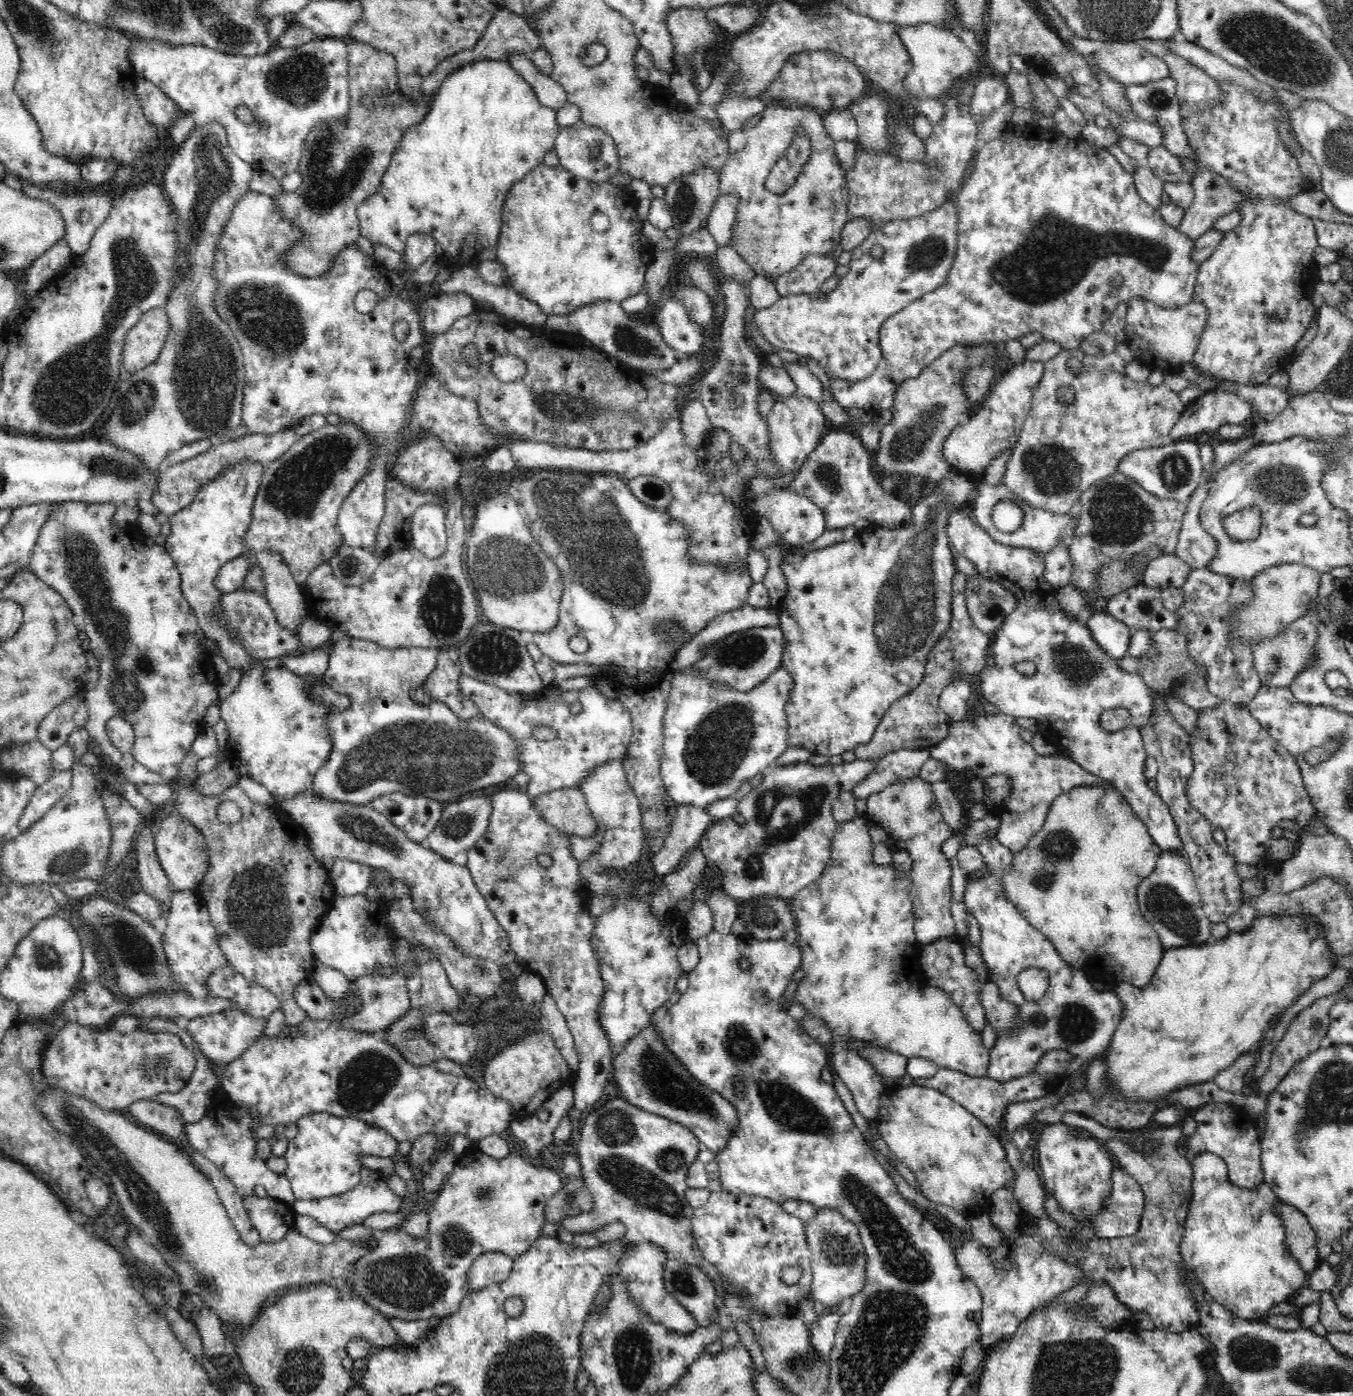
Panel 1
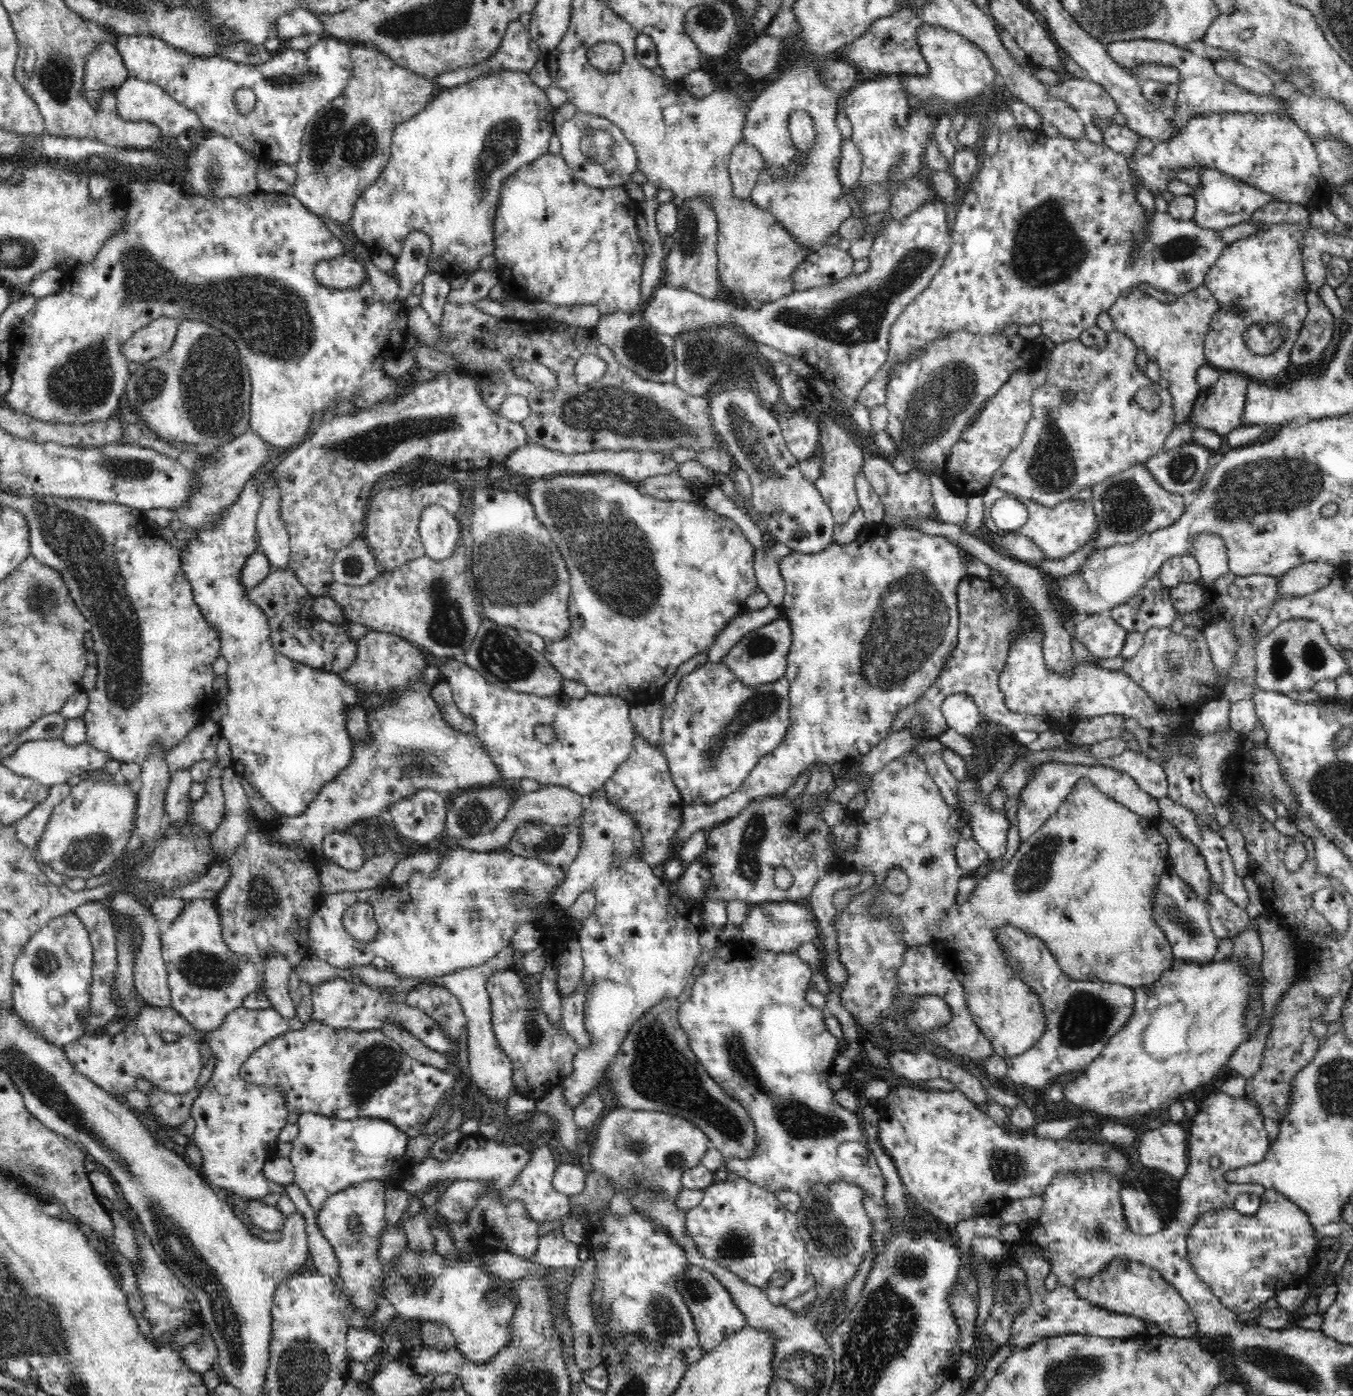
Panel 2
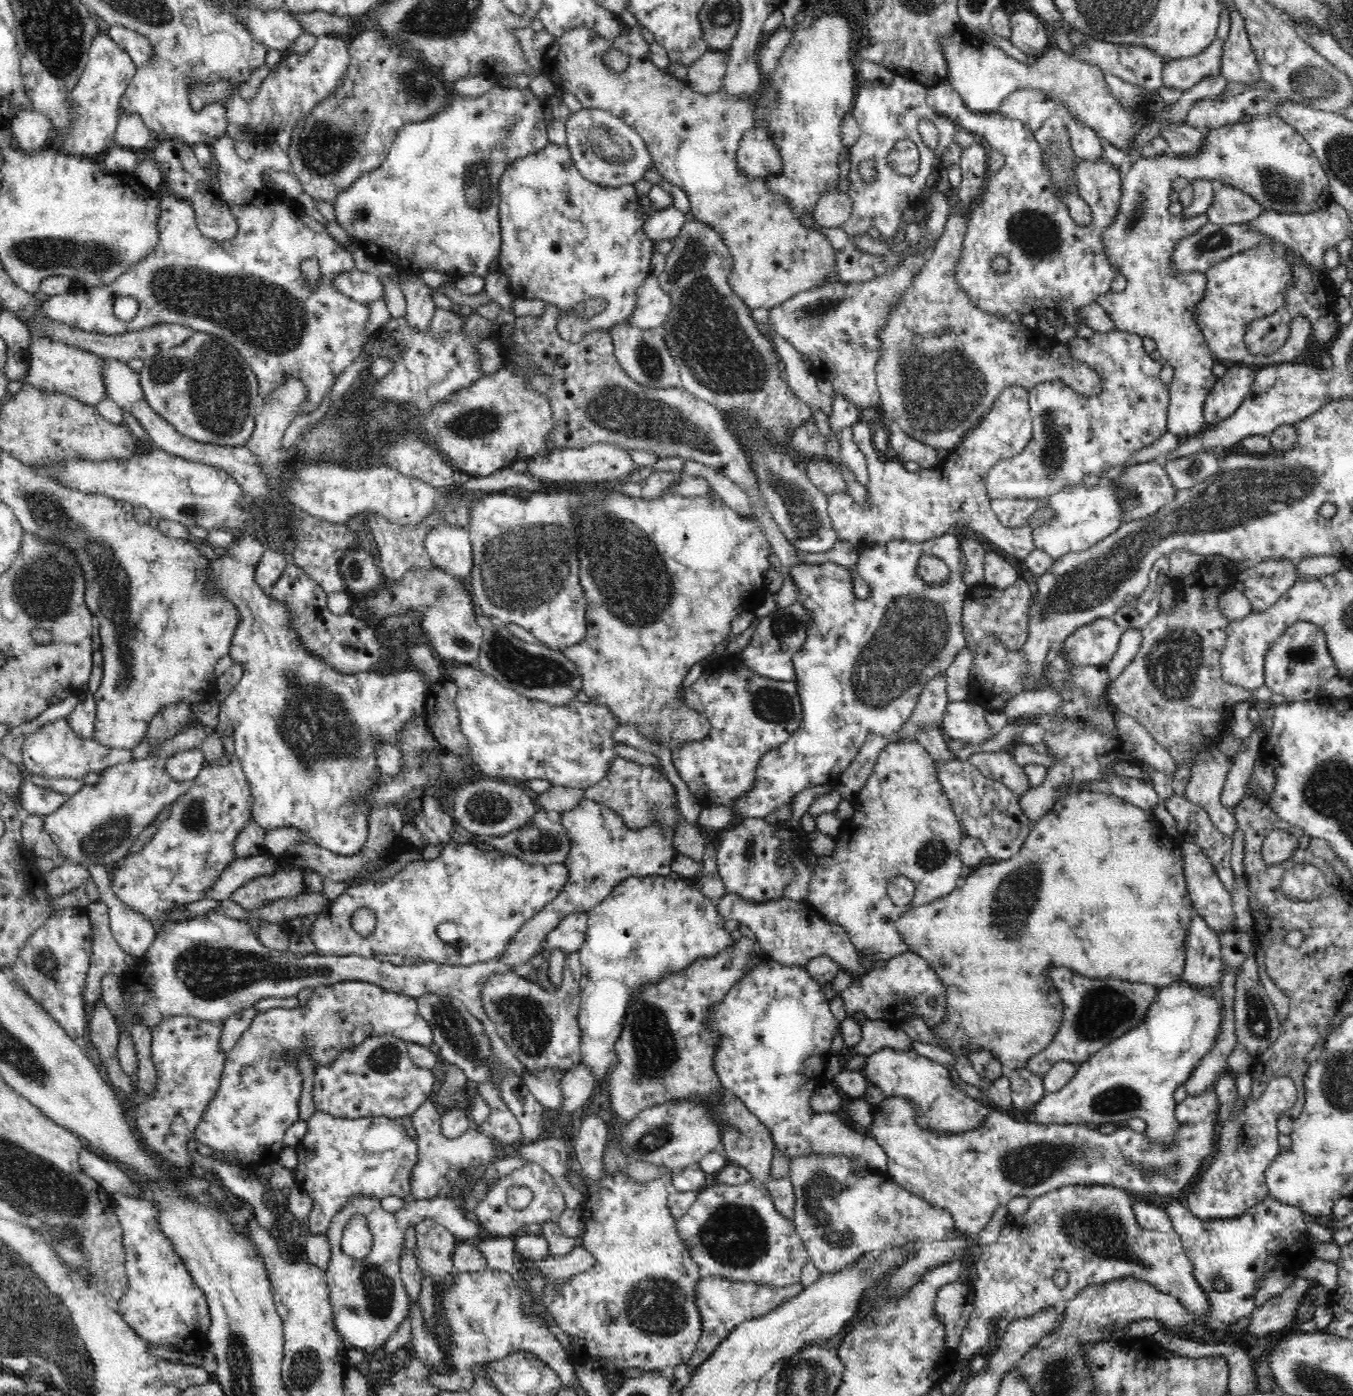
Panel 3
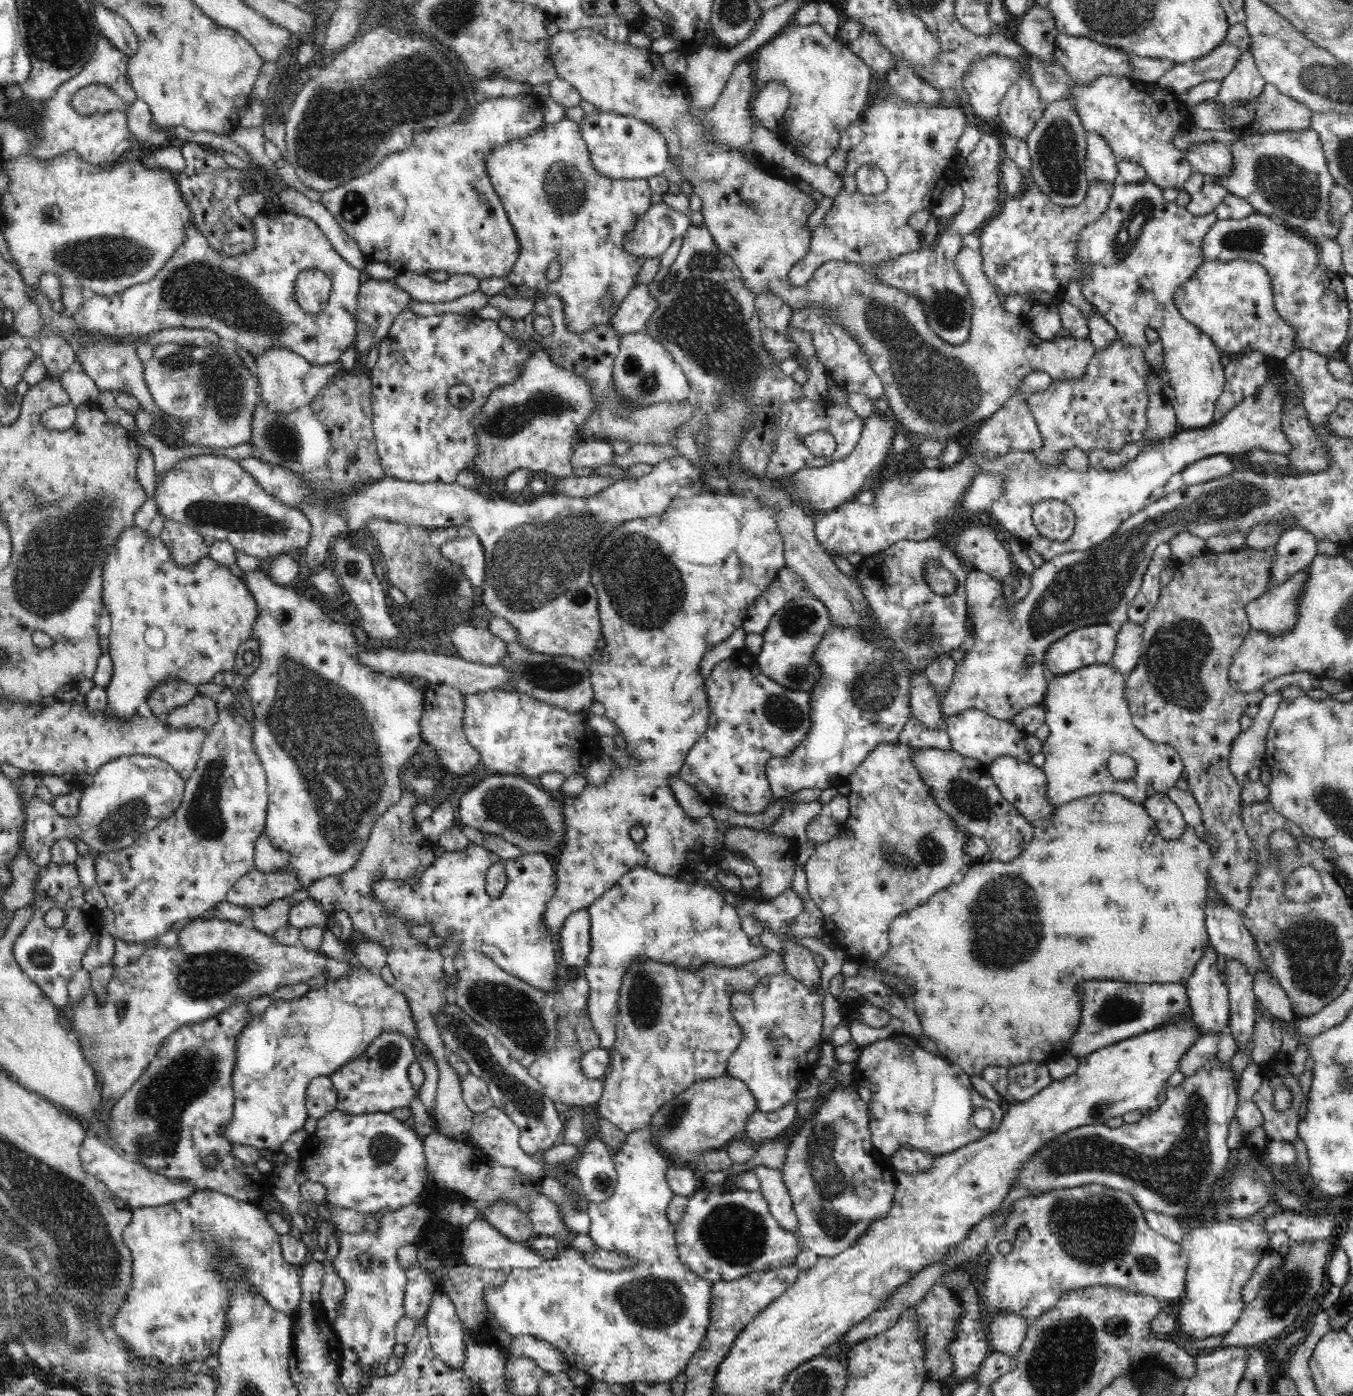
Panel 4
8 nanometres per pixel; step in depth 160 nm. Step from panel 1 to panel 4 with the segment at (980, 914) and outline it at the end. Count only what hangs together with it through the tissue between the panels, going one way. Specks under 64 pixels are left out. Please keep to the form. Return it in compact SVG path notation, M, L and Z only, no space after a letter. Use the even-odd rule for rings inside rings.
M1119 980L1082 981L1077 984L1077 993L1082 1006L1082 1024L1075 1032L1072 1042L1068 1044L1068 1052L1076 1057L1088 1056L1098 1048L1104 1048L1124 1039L1136 1036L1165 1022L1190 1012L1189 998L1184 983L1127 983Z

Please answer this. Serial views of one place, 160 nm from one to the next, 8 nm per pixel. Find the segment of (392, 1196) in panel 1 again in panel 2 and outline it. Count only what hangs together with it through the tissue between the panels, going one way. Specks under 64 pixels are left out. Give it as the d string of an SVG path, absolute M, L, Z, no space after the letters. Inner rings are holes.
M378 1179L363 1180L358 1184L345 1188L340 1193L333 1194L322 1204L320 1212L317 1212L316 1221L320 1231L333 1246L340 1272L334 1281L334 1287L346 1293L352 1299L352 1305L356 1307L356 1314L348 1322L348 1328L372 1329L373 1316L376 1314L378 1300L382 1300L384 1294L385 1265L378 1256L378 1239L381 1232L389 1230L386 1219L386 1184ZM356 1217L360 1228L351 1230L351 1219Z

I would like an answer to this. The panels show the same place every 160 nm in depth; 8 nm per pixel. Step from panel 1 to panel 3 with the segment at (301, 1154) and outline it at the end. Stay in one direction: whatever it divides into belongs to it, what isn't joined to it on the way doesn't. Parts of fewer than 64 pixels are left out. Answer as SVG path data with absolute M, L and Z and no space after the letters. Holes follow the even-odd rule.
M317 1111L307 1121L308 1128L304 1138L295 1150L298 1152L298 1164L293 1173L297 1185L302 1187L312 1201L310 1232L326 1234L330 1222L353 1196L370 1196L382 1200L387 1196L398 1196L409 1204L414 1201L410 1192L410 1175L418 1162L418 1142L406 1134L399 1120L384 1116L358 1119L342 1119L326 1112Z

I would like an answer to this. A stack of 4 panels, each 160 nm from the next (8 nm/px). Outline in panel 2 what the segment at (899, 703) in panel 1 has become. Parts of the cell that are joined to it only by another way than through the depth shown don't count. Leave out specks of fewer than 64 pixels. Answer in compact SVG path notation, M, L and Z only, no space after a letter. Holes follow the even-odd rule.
M968 574L962 577L957 586L958 613L960 614L958 644L950 652L944 670L930 685L930 688L920 699L915 700L914 704L909 704L908 707L901 708L896 713L888 735L904 731L904 726L910 724L918 714L923 718L922 735L926 739L944 735L948 728L947 720L941 711L941 704L948 695L956 693L974 694L982 718L991 722L992 726L998 729L1008 728L1011 732L1030 730L1038 735L1051 729L1043 716L1015 714L1008 710L999 687L1000 674L1006 667L1012 640L1018 636L1018 632L1031 627L1026 616L1016 608L1017 601L1022 598L1022 594L1015 587L1012 591L1014 591L1014 595L1009 599L1011 604L1008 605L1007 602L1004 605L1006 595L1002 595L990 579L984 580Z

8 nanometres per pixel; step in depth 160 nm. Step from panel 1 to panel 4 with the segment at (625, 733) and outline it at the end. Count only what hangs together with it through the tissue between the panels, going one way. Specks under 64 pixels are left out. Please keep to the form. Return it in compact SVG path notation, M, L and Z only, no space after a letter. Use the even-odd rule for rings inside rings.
M506 688L470 693L465 695L464 704L463 727L466 739L479 752L482 764L497 774L532 778L548 772L561 772L567 780L572 774L585 775L586 768L590 768L592 760L596 760L601 752L599 738L586 725L586 720L590 718L589 709L581 713L570 712Z

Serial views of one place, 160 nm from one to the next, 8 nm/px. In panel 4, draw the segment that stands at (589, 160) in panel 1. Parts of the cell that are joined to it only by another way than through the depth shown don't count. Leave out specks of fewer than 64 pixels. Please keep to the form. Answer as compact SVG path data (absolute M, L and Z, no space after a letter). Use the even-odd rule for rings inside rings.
M594 110L590 114L585 113L585 118L580 122L580 131L596 172L602 176L615 180L647 180L672 168L662 133L640 119Z

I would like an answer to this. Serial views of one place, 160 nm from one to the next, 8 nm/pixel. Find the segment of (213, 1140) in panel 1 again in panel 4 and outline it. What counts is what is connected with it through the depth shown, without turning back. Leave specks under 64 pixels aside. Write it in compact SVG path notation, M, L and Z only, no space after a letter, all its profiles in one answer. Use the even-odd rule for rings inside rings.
M352 968L344 978L331 978L320 988L309 990L299 999L272 1000L266 1010L249 1019L236 1041L237 1059L232 1073L234 1118L221 1128L221 1135L232 1145L270 1150L276 1155L289 1136L304 1129L309 1117L305 1108L307 1087L314 1078L333 1073L343 1064L360 1056L382 1032L417 1038L418 1029L404 993L388 985L380 975L363 968Z

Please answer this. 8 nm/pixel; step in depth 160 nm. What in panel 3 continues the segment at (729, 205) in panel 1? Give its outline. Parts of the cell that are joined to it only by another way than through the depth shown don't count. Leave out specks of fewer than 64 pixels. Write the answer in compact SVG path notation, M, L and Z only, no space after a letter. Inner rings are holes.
M755 127L745 133L736 154L738 169L748 179L767 180L771 175L778 175L784 168L780 149L770 139L762 127Z

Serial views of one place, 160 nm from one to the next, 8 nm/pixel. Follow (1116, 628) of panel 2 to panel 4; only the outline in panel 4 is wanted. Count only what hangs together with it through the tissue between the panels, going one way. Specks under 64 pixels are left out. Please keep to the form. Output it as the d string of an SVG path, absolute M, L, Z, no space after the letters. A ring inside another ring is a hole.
M1111 624L1078 628L1048 648L1045 668L1055 676L1093 666L1113 659L1118 632Z

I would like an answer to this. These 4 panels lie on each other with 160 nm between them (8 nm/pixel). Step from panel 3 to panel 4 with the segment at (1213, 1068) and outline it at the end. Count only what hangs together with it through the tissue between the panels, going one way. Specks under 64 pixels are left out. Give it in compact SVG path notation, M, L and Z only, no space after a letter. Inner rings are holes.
M1203 1033L1195 1042L1188 1048L1188 1052L1182 1056L1180 1060L1180 1070L1186 1077L1196 1075L1196 1072L1217 1058L1218 1052L1218 1033Z

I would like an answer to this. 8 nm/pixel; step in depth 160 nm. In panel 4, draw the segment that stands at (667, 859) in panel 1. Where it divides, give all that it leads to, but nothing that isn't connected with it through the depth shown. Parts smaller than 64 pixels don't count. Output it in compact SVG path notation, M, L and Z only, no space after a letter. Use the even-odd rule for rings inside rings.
M934 537L922 542L899 540L886 550L865 555L856 567L853 578L860 587L870 607L870 619L878 627L880 640L869 640L863 636L861 628L841 628L832 621L832 626L822 636L822 641L814 649L816 665L820 667L822 678L808 692L810 695L811 725L806 740L802 740L792 752L784 756L773 756L766 761L766 774L773 794L773 800L786 800L799 790L838 788L849 780L849 776L859 764L882 743L899 743L900 732L910 716L910 680L915 671L926 669L942 654L950 655L967 639L965 624L968 614L966 579L969 569L956 555L954 545ZM933 560L943 564L957 578L957 587L952 596L938 596L928 585L923 574L923 564Z

